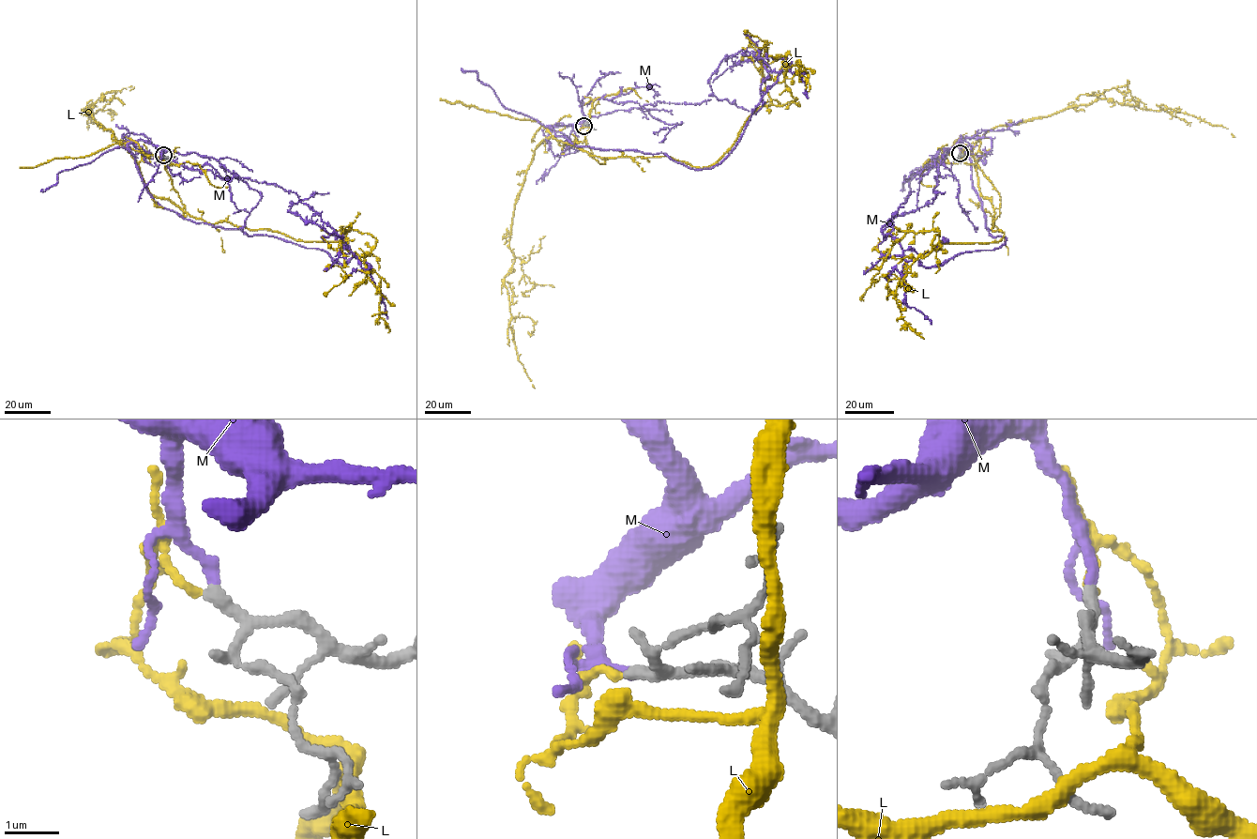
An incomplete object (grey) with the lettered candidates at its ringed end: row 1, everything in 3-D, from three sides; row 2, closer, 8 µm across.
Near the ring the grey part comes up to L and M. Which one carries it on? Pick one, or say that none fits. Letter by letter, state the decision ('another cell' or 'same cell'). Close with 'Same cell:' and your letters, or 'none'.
L: another cell
M: same cell
Same cell: M

